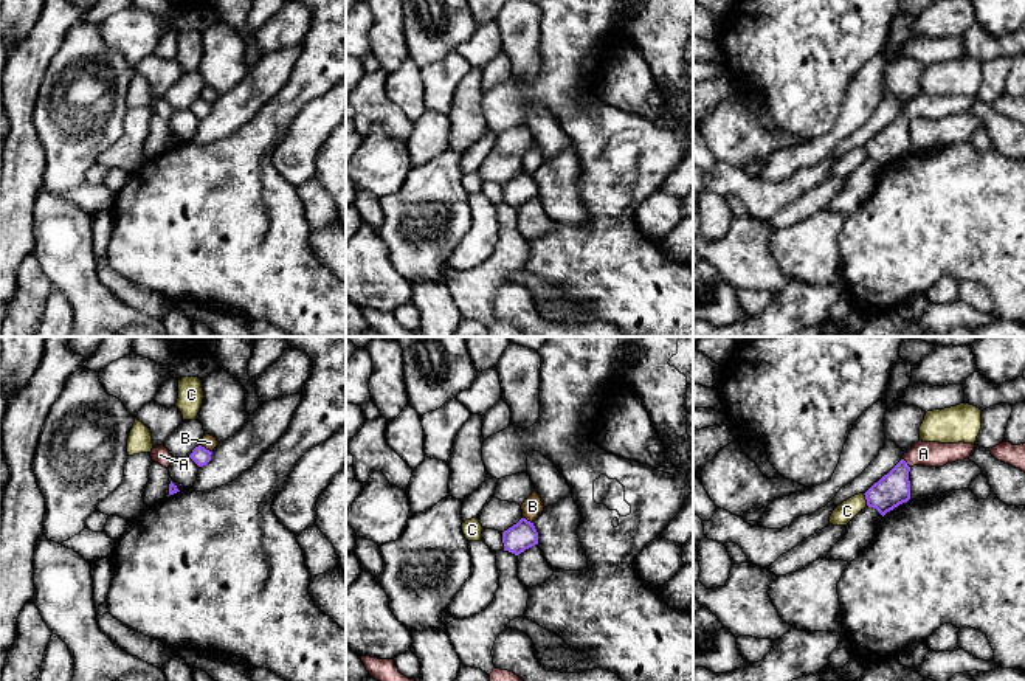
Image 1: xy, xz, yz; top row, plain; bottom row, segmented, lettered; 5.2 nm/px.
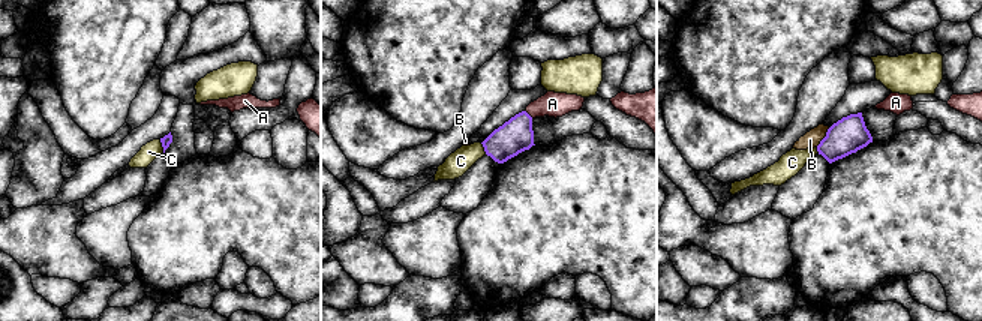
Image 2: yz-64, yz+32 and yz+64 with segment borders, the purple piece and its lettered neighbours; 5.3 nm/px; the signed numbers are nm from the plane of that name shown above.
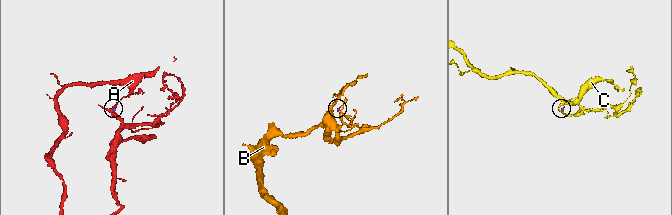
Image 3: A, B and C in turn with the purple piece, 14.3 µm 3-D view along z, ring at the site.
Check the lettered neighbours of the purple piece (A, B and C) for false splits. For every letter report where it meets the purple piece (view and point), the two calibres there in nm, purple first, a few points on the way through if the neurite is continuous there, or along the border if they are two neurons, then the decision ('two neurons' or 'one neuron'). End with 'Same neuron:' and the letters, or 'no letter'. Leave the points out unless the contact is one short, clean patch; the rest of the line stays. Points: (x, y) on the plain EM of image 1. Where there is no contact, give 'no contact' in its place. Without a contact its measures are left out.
A: meets purple in yz at (906, 115); 170 nm thick on the purple side, 130 nm on the other; runs through yz (893, 141), (906, 115), (923, 106); one neuron
B: meets purple in xy at (205, 101); 90 nm thick on the purple side, 80 nm on the other; border along xy (200, 96), (211, 104); two neurons
C: meets purple in yz at (866, 151); 170 nm thick on the purple side, 100 nm on the other; border along yz (862, 146), (867, 157); two neurons
Same neuron: A

